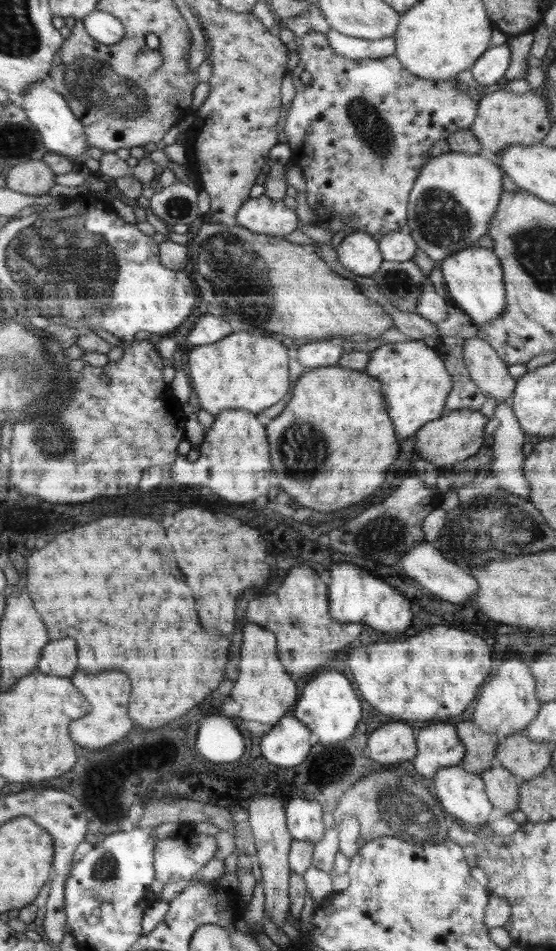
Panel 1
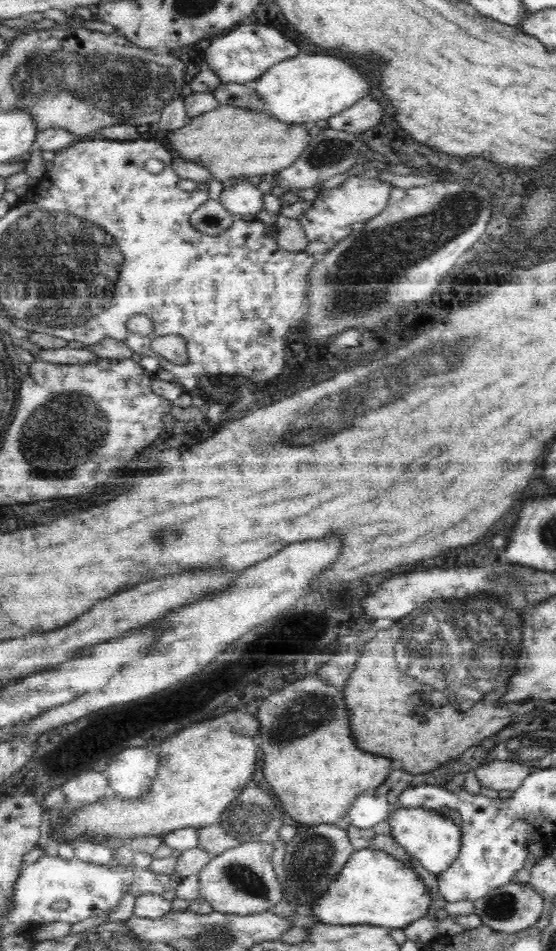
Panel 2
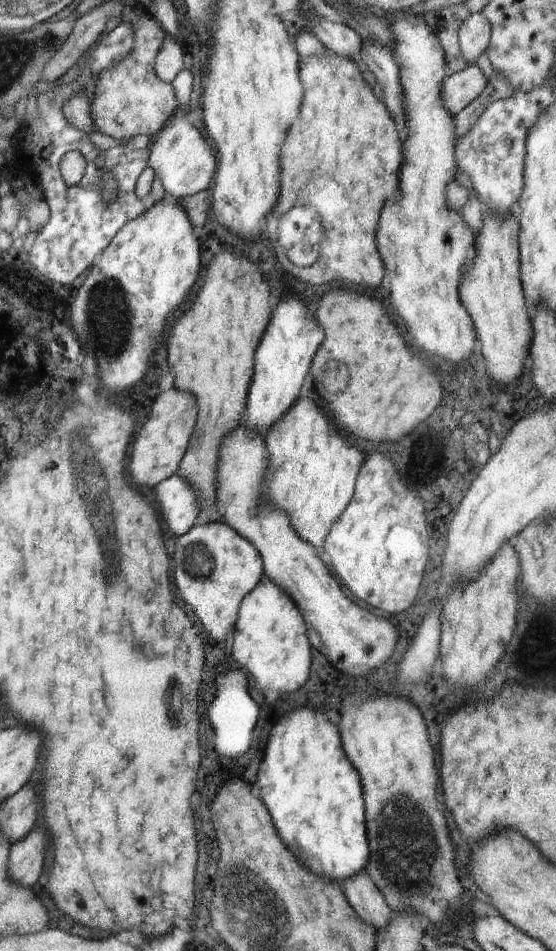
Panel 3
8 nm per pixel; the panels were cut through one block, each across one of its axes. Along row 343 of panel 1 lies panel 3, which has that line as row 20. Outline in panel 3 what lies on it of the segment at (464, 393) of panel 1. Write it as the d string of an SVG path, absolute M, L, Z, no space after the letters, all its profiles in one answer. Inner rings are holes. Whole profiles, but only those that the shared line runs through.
M462 2L440 8L431 20L436 30L435 34L446 54L447 74L462 72L468 66L468 62L462 58L464 54L460 52L458 29L469 14L467 2Z

